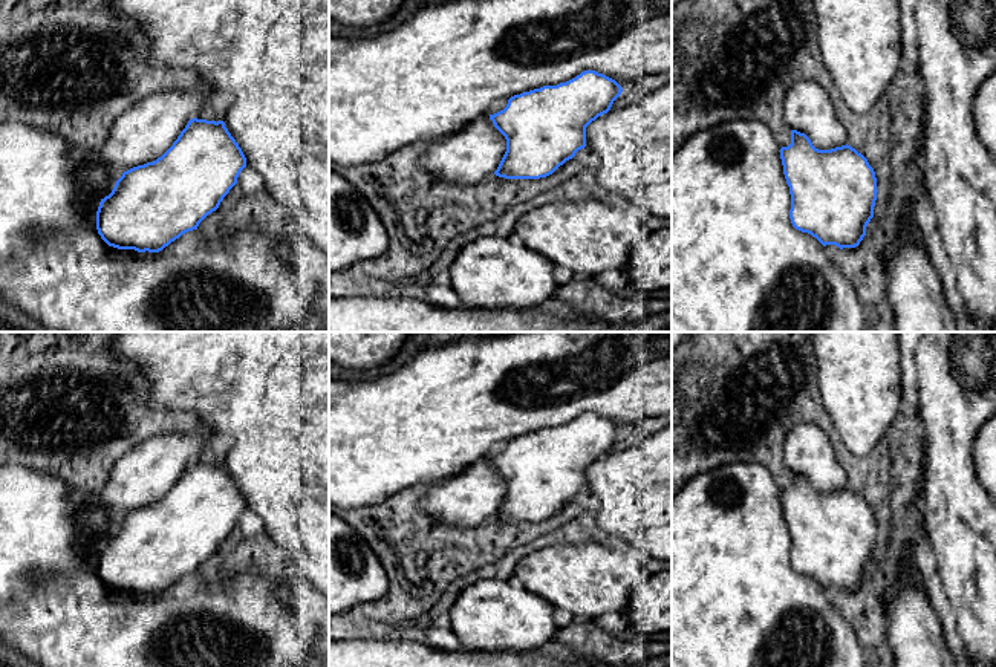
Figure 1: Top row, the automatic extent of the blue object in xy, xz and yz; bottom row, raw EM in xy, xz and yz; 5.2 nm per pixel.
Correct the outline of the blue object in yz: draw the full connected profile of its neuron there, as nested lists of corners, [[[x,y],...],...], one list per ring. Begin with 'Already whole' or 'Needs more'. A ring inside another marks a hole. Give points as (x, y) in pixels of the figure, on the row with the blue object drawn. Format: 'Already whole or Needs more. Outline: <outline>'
Already whole. Outline: [[[791,130],[791,144],[780,148],[780,159],[791,194],[793,226],[823,246],[858,246],[878,193],[867,159],[848,144],[819,150],[797,130]]]

